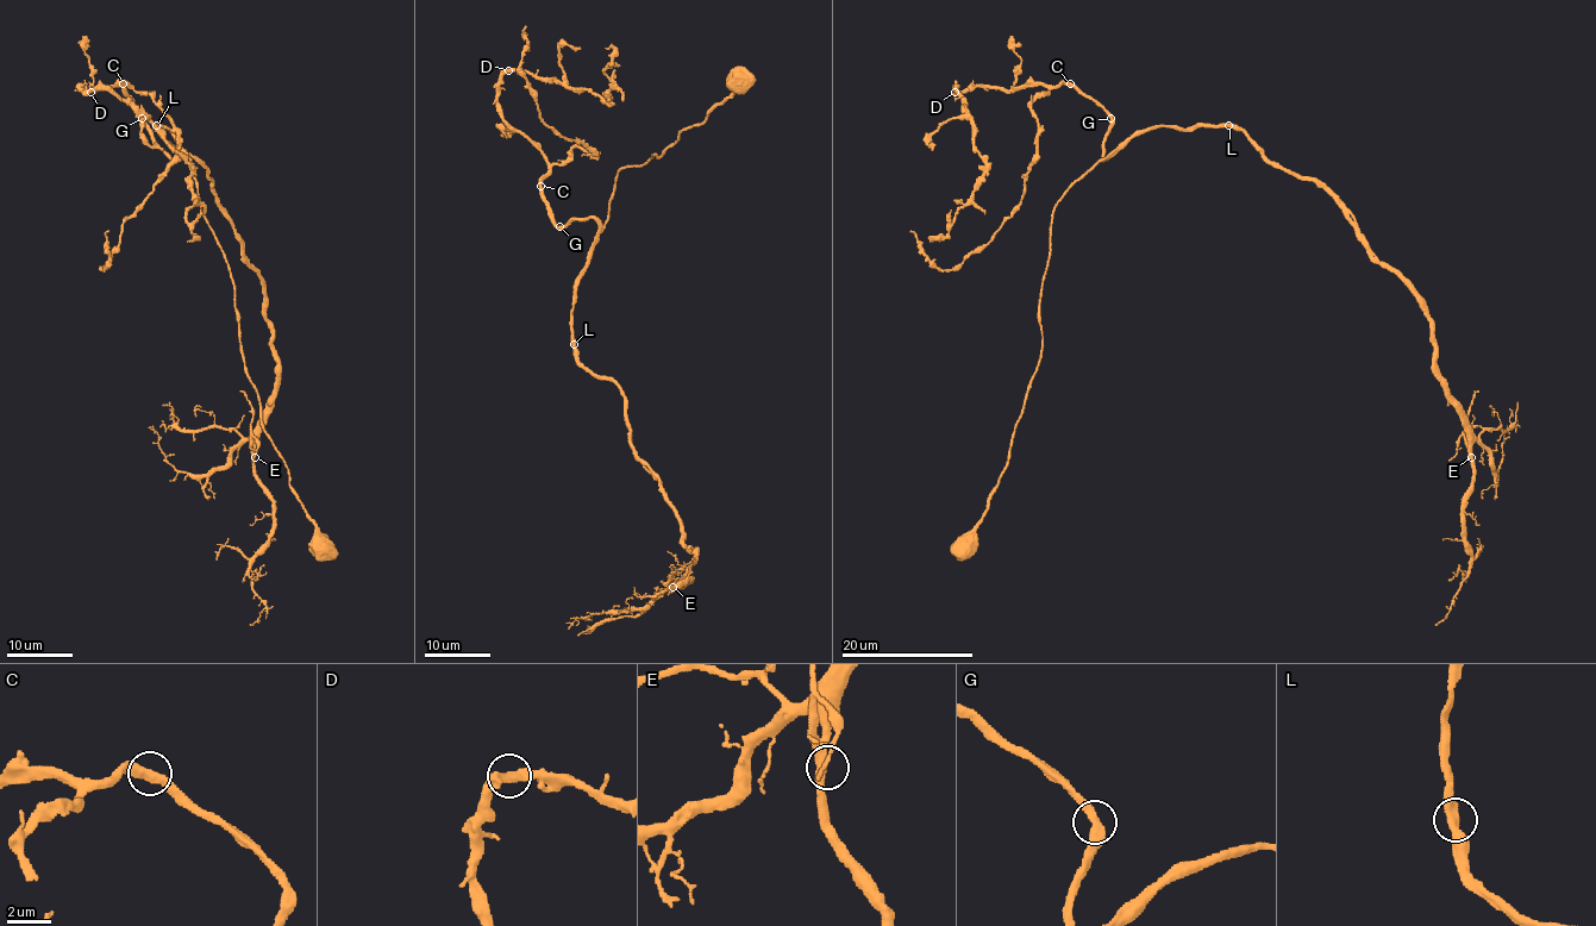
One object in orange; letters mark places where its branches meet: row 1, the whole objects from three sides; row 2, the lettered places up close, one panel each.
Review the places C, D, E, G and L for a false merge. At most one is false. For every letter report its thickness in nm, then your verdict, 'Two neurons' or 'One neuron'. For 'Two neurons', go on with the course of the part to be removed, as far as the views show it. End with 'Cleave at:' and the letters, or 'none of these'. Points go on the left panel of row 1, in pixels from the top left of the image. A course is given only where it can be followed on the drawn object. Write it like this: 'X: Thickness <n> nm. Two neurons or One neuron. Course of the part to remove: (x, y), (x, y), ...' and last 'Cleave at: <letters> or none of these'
C: Thickness 440 nm. One neuron
D: Thickness 440 nm. One neuron
E: Thickness 440 nm. One neuron
G: Thickness 440 nm. One neuron
L: Thickness 440 nm. One neuron
Cleave at: none of these

